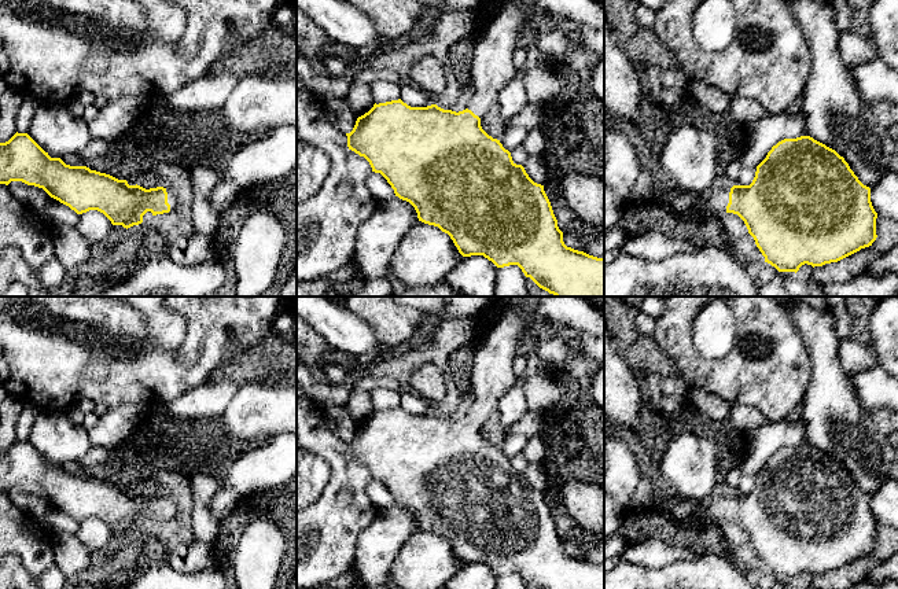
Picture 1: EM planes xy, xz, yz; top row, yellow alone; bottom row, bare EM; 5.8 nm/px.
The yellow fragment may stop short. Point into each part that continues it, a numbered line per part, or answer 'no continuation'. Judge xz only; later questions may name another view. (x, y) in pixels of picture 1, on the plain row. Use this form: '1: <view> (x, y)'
1: xz (492, 375)

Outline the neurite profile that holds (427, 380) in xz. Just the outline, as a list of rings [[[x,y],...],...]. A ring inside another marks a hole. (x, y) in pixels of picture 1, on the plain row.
[[[433,362],[422,364],[409,378],[409,384],[416,394],[433,406],[439,404],[446,394],[445,375]]]

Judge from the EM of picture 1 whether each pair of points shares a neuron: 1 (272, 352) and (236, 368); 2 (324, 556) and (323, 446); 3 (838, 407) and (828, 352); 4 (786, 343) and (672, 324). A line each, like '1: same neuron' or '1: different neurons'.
1: same neuron
2: same neuron
3: same neuron
4: same neuron

